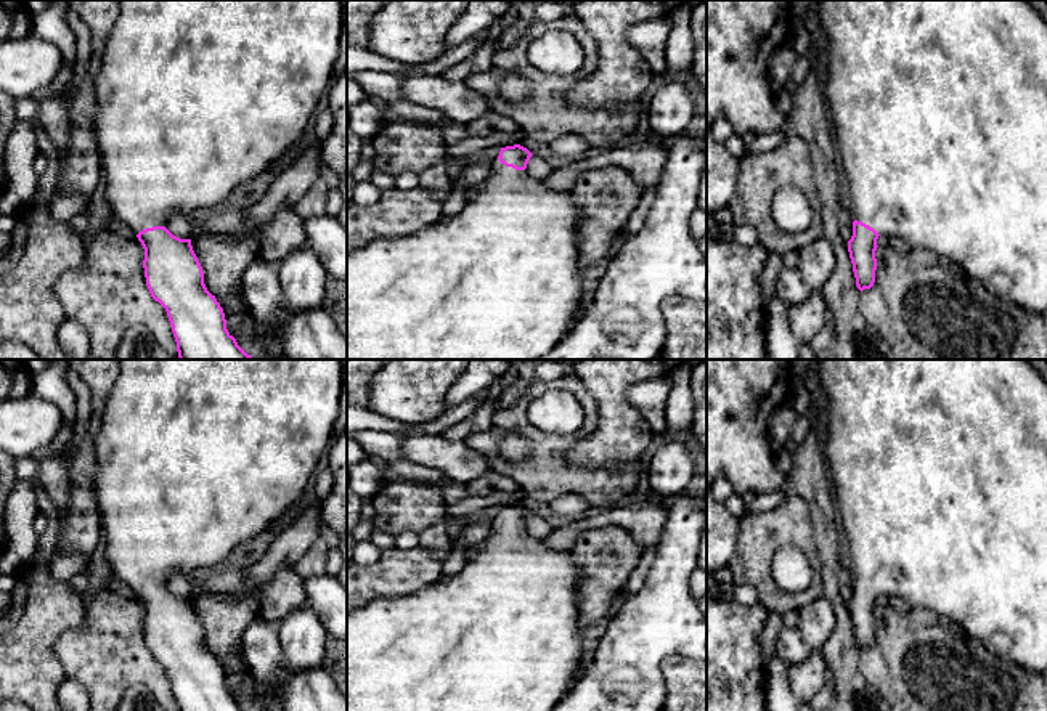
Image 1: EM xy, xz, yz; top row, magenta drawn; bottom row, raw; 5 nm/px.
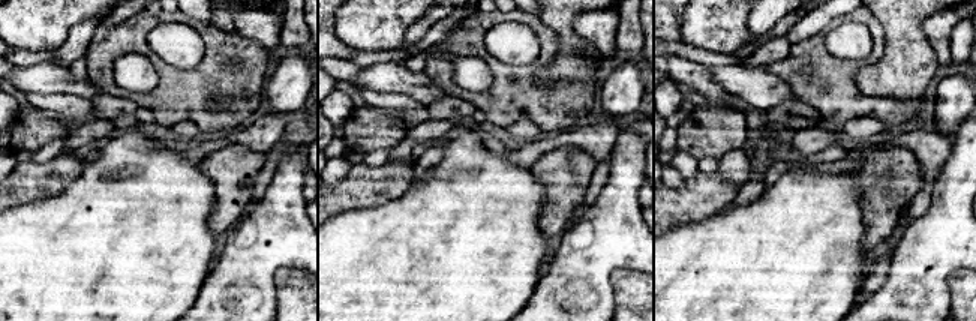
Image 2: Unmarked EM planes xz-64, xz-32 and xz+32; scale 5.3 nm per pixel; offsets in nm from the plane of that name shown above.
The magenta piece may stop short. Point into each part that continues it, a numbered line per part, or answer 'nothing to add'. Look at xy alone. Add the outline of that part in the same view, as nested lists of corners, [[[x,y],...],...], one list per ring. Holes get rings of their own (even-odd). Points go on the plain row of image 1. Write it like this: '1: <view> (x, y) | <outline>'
1: xy (195, 456) | [[[117,360],[119,376],[111,388],[103,411],[101,430],[95,437],[95,459],[96,472],[93,477],[95,499],[100,514],[100,525],[106,541],[106,555],[111,568],[119,579],[127,584],[135,594],[146,587],[165,586],[175,575],[188,576],[189,573],[202,568],[214,567],[225,560],[239,544],[249,538],[268,531],[268,528],[279,520],[284,520],[292,510],[297,501],[305,493],[308,481],[316,475],[318,462],[324,451],[329,449],[334,437],[334,424],[339,416],[339,400],[342,396],[342,364],[340,360]]]

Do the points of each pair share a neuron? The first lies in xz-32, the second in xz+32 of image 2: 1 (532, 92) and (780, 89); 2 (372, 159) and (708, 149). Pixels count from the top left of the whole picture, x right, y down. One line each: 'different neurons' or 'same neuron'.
1: different neurons
2: different neurons

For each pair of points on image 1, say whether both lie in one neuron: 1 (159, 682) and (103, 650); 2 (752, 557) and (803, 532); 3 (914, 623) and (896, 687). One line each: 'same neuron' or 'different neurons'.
1: same neuron
2: same neuron
3: same neuron

